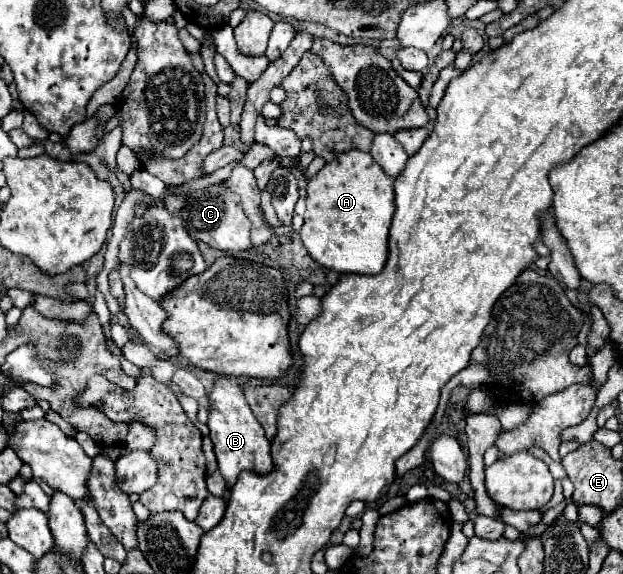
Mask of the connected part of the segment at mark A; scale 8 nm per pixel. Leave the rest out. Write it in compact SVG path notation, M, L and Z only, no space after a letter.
M349 150L325 164L307 184L305 224L299 230L309 256L339 274L379 274L389 256L389 226L395 212L393 180L371 154Z

